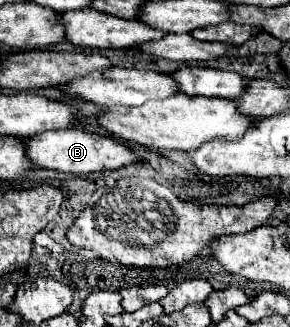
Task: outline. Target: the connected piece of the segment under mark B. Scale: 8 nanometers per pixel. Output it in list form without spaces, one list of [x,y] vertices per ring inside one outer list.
[[[62,129],[62,131],[46,131],[30,137],[22,137],[24,153],[34,167],[42,169],[56,169],[64,173],[92,173],[92,171],[110,171],[124,167],[132,161],[138,161],[132,149],[128,149],[122,141],[88,133],[82,129]]]

